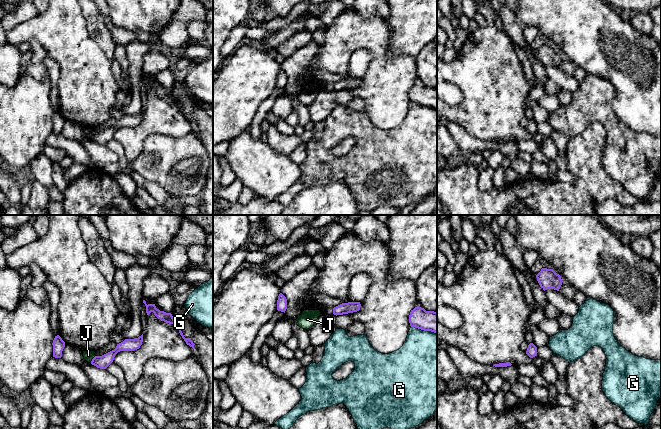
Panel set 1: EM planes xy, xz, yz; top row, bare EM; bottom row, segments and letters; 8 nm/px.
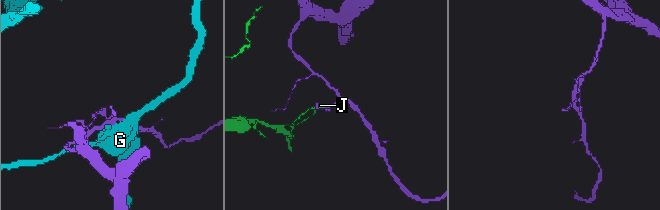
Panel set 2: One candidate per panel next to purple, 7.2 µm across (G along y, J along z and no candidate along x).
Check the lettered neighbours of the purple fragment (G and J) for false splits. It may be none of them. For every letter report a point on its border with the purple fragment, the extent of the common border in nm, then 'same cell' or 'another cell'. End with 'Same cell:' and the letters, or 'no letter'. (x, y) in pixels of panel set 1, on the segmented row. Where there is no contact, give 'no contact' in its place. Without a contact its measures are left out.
G: meets purple in xz at (424, 330); contact 220 nm long; another cell
J: meets purple in xy at (92, 359); contact 80 nm long; another cell
Same cell: no letter

